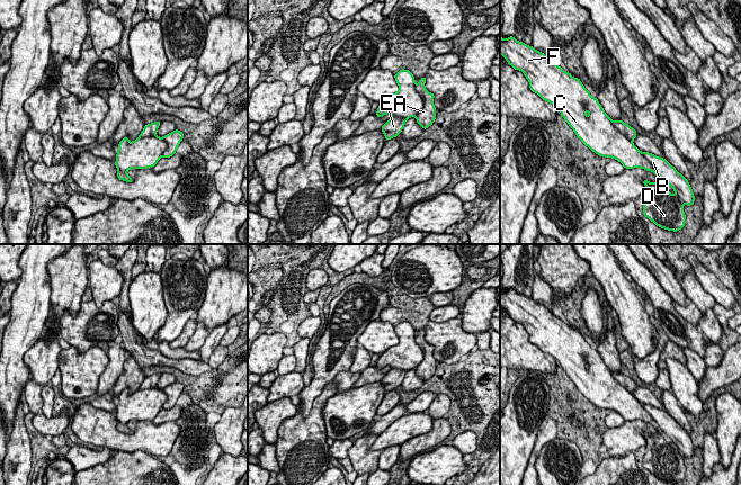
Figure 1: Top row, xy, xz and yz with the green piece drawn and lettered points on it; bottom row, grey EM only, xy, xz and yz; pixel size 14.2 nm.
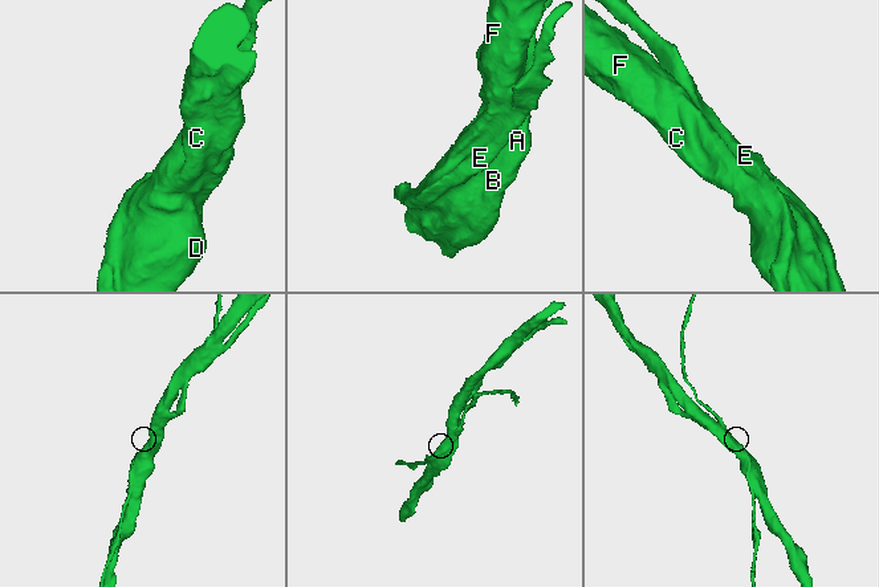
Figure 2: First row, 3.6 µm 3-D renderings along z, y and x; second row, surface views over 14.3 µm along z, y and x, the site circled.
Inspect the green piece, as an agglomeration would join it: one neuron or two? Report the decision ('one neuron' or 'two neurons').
two neurons

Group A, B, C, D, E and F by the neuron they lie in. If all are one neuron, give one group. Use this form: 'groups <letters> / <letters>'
groups A B C D F / E

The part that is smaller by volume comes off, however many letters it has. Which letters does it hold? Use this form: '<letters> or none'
E

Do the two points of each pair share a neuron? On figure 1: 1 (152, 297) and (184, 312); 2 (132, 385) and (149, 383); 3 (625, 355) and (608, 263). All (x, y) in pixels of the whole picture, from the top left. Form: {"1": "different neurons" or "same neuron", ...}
{"1": "same neuron", "2": "same neuron", "3": "different neurons"}

